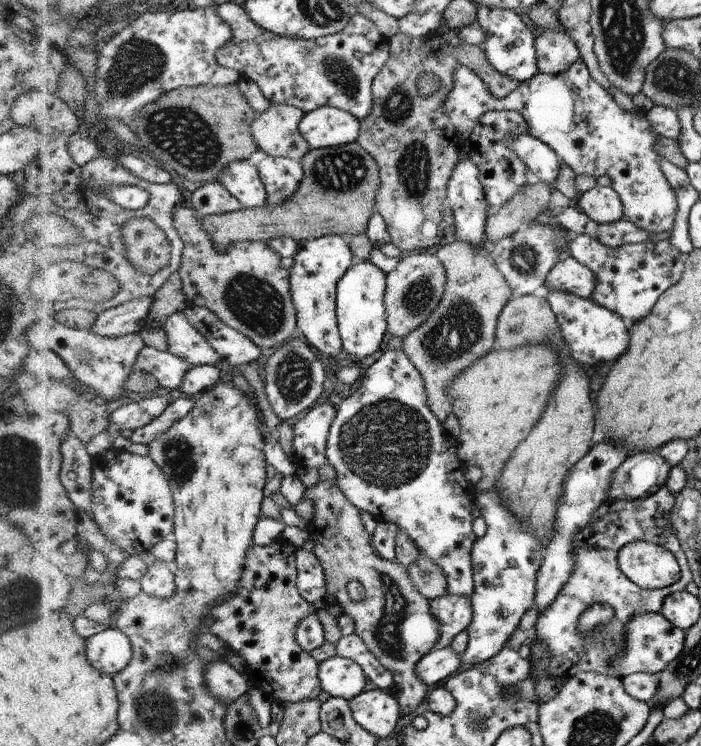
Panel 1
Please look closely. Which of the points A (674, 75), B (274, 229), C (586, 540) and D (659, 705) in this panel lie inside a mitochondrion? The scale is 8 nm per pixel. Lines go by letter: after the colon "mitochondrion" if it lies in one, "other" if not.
A: mitochondrion
B: other
C: other
D: other

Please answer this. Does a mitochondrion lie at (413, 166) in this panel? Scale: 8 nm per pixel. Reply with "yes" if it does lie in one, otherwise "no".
yes

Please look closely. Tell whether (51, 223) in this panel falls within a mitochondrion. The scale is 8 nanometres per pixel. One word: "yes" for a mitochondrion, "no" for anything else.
no

